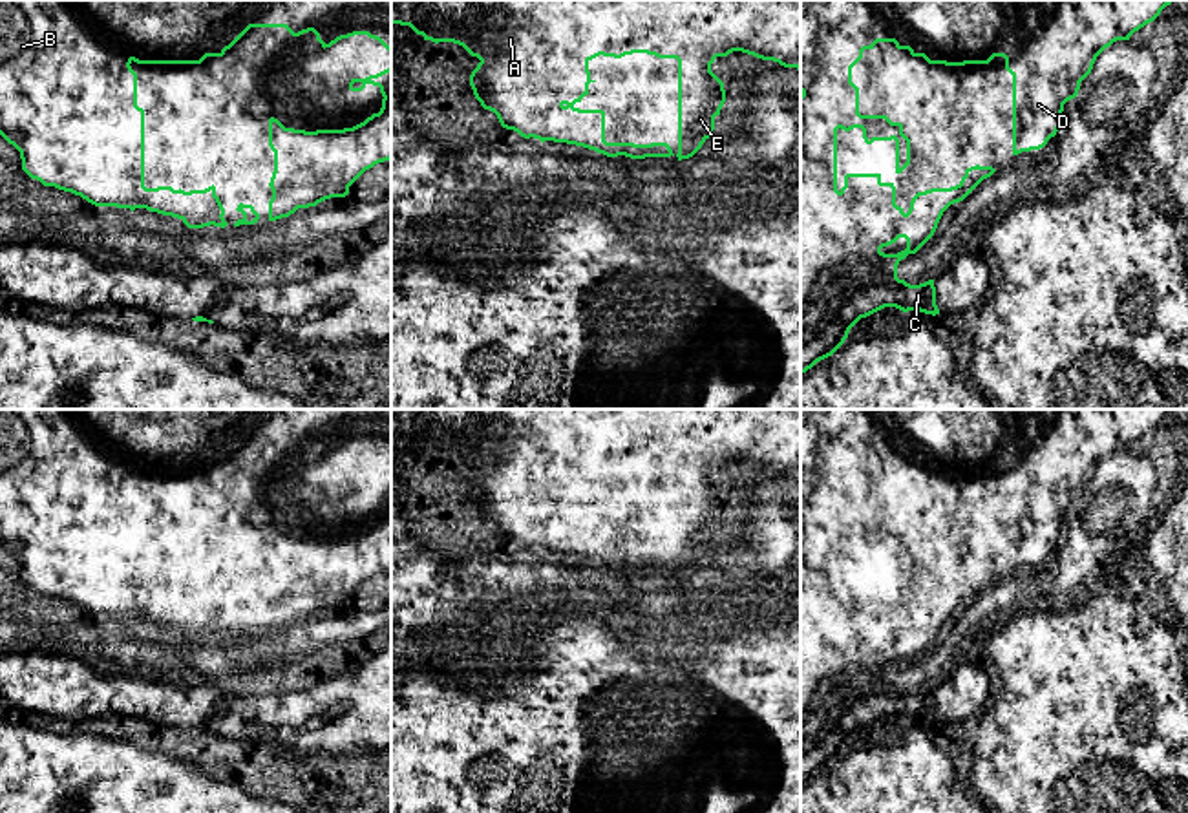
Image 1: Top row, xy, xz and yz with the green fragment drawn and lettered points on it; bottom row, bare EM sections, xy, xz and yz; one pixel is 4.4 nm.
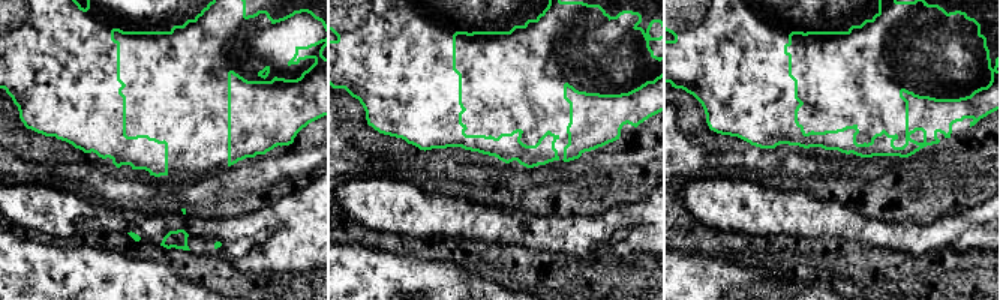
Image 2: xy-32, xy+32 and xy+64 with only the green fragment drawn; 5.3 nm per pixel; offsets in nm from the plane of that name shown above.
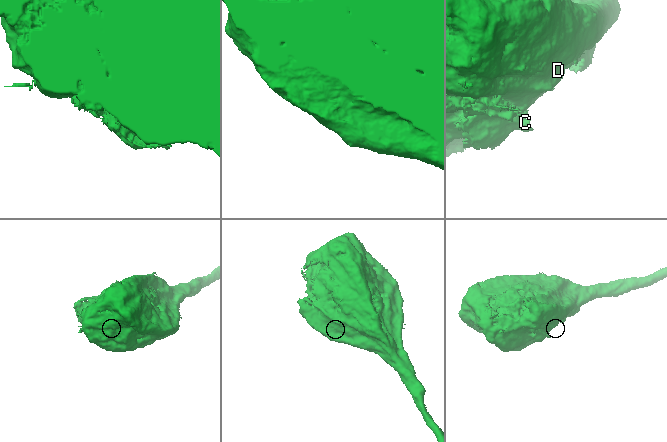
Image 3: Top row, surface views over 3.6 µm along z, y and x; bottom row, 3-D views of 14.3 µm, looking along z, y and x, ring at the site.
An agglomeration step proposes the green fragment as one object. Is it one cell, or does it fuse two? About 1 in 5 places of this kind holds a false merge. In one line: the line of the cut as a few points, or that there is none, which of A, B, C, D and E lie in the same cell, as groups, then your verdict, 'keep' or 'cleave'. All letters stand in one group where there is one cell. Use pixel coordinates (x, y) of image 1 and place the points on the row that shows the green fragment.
cut none; groups A B C D E; keep

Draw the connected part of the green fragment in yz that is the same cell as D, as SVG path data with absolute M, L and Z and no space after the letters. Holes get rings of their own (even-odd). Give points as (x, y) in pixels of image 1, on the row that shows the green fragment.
M801 0L801 375L832 356L861 318L885 307L939 314L934 280L910 285L897 278L897 265L934 236L950 205L963 201L996 172L992 166L971 166L956 186L918 192L907 214L896 205L894 183L883 183L881 174L846 174L839 190L839 128L861 128L866 144L894 139L896 174L910 164L910 139L903 133L903 124L886 115L859 113L859 88L852 82L852 68L863 58L863 51L874 49L877 42L894 42L912 57L945 66L989 64L994 57L1003 57L1005 69L1013 75L1013 155L1018 155L1044 148L1056 135L1064 104L1078 95L1080 82L1091 73L1098 55L1117 40L1130 40L1170 4L1172 0ZM899 238L907 239L905 250L881 250Z

